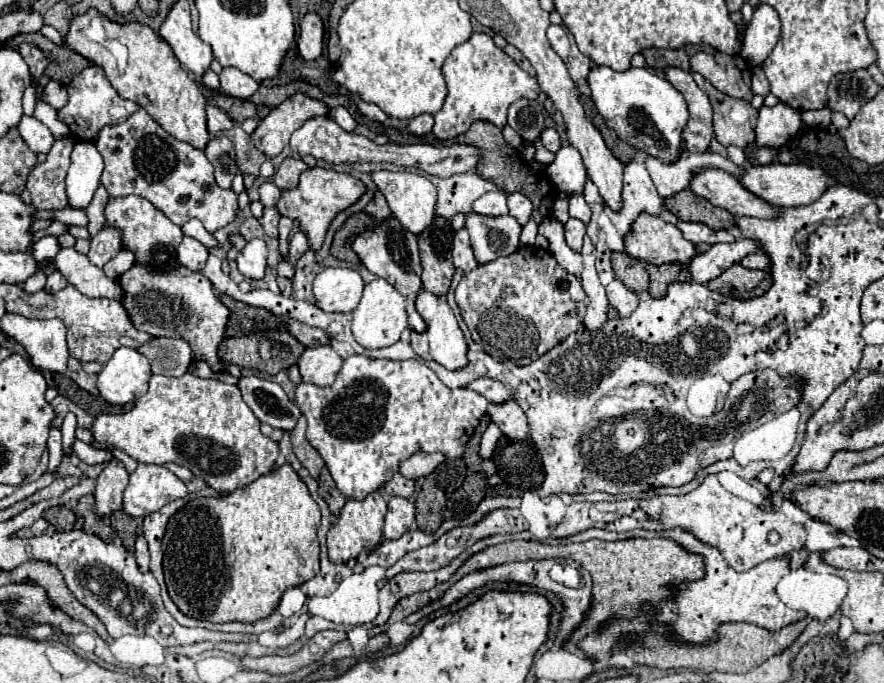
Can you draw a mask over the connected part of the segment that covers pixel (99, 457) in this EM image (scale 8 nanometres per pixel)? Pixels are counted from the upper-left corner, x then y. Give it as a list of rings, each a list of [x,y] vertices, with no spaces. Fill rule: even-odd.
[[[76,440],[76,442],[72,444],[72,452],[74,452],[82,462],[86,462],[86,464],[104,464],[104,462],[112,460],[112,454],[110,454],[110,452],[104,450],[104,454],[98,454],[96,448],[92,448],[92,446],[88,446],[88,444],[80,442],[80,440]]]

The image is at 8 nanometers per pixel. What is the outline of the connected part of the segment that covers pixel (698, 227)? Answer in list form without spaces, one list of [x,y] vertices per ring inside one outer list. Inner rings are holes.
[[[678,220],[676,226],[682,230],[684,238],[690,240],[692,244],[700,244],[700,242],[718,244],[718,242],[734,242],[736,240],[728,230],[712,230],[706,224],[700,224],[700,222],[682,222],[682,220]]]

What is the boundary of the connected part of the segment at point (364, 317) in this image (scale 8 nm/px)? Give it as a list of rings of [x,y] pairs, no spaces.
[[[376,278],[364,286],[364,296],[358,308],[352,312],[354,340],[364,348],[384,348],[400,340],[400,334],[408,328],[404,296],[384,278]]]

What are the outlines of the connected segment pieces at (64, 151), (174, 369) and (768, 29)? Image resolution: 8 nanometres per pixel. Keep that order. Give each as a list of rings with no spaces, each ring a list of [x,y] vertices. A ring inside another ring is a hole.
[[[72,134],[62,136],[54,142],[46,156],[46,162],[38,164],[28,176],[28,190],[32,194],[32,204],[42,210],[62,210],[70,208],[66,196],[66,172],[70,168],[70,152],[76,140]]]
[[[152,338],[138,348],[152,364],[152,374],[162,376],[182,376],[190,362],[190,344],[182,338]]]
[[[760,4],[754,10],[754,16],[746,28],[744,46],[742,46],[740,56],[750,66],[760,66],[774,50],[778,38],[780,38],[778,12],[768,4]]]

